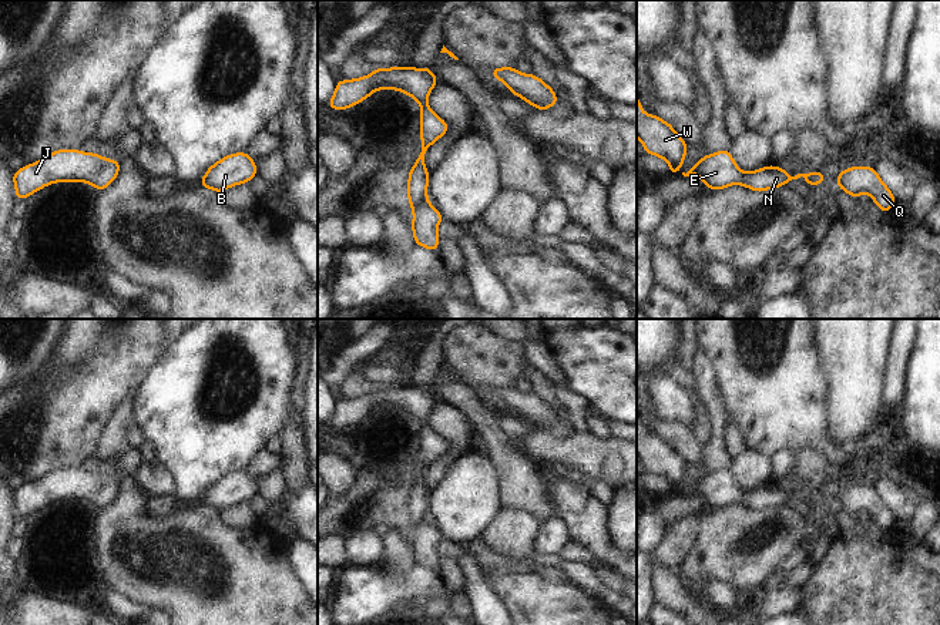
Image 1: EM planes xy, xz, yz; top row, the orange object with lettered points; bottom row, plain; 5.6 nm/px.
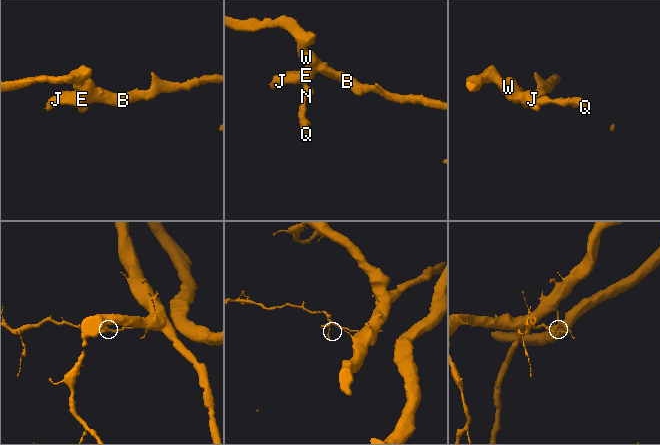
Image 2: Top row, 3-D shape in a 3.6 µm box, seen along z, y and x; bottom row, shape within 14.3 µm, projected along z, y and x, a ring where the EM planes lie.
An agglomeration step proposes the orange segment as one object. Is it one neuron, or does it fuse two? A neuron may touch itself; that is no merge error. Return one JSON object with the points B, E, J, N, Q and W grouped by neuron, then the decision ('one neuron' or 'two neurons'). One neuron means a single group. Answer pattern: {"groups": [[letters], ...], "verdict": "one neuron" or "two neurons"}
{"groups": [["B", "E", "J", "N", "Q", "W"]], "verdict": "one neuron"}

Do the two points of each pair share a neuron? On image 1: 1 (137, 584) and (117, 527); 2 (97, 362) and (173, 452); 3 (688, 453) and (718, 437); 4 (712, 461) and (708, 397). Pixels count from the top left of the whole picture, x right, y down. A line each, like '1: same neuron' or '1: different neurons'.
1: same neuron
2: different neurons
3: different neurons
4: same neuron

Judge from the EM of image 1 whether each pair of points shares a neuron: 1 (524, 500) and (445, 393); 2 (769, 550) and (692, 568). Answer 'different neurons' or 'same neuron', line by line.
1: same neuron
2: same neuron

